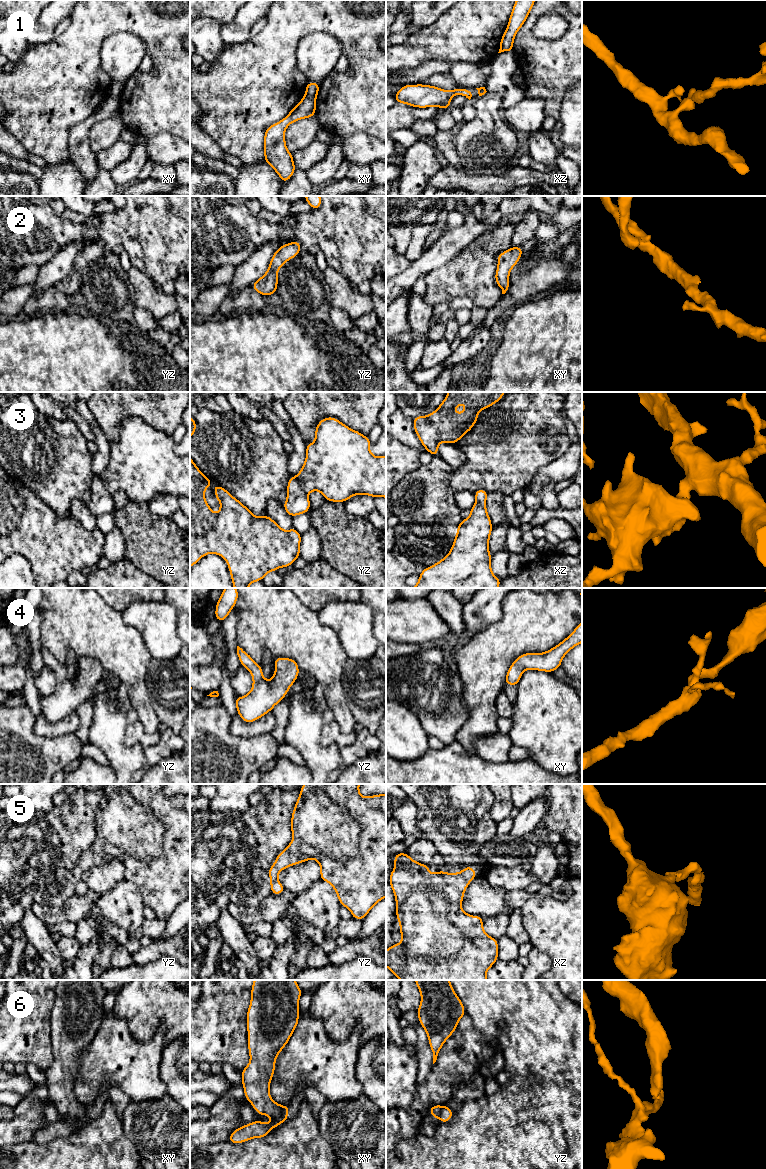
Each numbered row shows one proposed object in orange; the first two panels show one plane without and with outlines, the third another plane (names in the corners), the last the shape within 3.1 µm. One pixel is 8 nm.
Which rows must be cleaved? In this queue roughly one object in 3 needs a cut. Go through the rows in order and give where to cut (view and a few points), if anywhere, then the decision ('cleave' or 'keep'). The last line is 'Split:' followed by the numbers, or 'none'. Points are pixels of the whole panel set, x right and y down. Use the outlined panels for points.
1: cut in xy along (305, 95), (315, 100); cleave
2: no cut; keep
3: no cut; keep
4: no cut; keep
5: no cut; keep
6: cut in xy along (284, 1106), (280, 1119), (278, 1121), (272, 1120); cleave
Split: 1, 6

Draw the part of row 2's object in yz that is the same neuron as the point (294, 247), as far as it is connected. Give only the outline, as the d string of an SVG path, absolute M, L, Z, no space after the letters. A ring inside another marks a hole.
M299 241L281 245L279 249L274 252L267 272L251 285L252 288L262 296L275 294L278 287L277 275L279 269L285 262L300 254L300 249L301 243Z

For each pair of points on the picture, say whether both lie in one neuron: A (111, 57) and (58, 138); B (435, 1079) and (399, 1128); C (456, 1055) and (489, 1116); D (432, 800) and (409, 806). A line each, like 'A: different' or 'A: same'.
A: different
B: same
C: different
D: different

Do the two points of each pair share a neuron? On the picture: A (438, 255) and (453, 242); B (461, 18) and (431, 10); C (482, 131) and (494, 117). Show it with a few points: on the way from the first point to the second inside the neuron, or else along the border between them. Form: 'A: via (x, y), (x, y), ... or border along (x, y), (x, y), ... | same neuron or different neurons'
A: via (442, 251), (449, 245) | same neuron
B: border along (447, 10), (432, 23), (423, 27) | different neurons
C: via (485, 128), (491, 120) | same neuron

